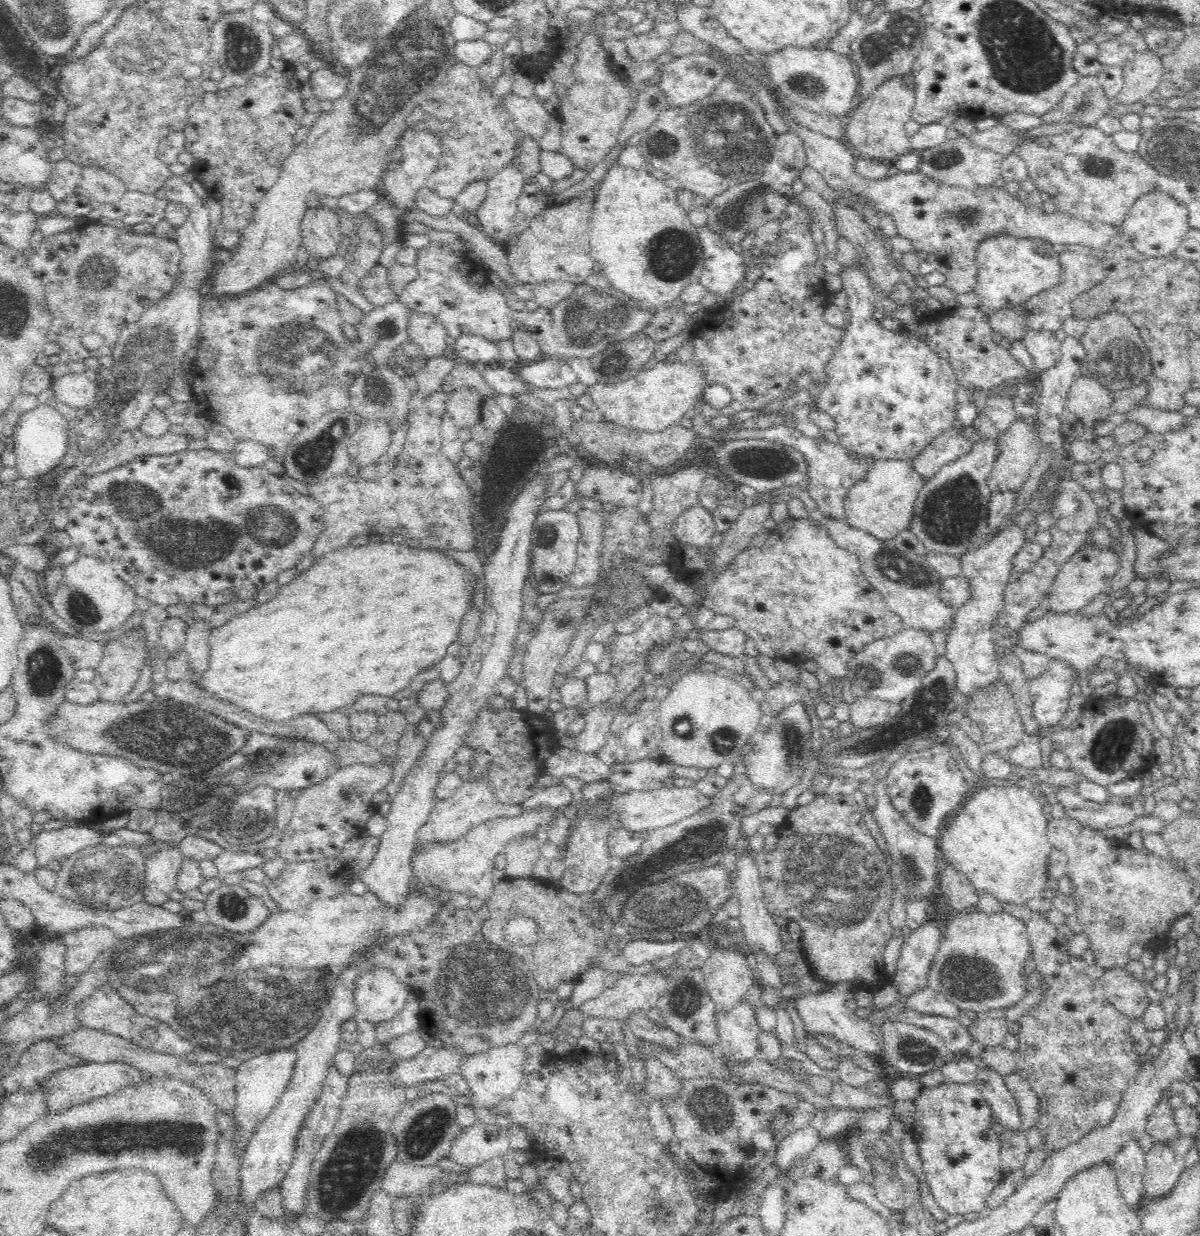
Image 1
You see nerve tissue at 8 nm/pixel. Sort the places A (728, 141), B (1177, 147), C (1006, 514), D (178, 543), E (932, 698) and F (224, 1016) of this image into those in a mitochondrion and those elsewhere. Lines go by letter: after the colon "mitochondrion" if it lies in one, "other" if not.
A: mitochondrion
B: mitochondrion
C: other
D: mitochondrion
E: mitochondrion
F: mitochondrion

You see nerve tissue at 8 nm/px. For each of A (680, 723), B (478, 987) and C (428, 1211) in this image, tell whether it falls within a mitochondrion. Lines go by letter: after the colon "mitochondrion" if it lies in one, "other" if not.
A: mitochondrion
B: mitochondrion
C: other

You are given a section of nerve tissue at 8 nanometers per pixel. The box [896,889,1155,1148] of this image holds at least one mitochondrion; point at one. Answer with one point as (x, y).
(968, 978)

